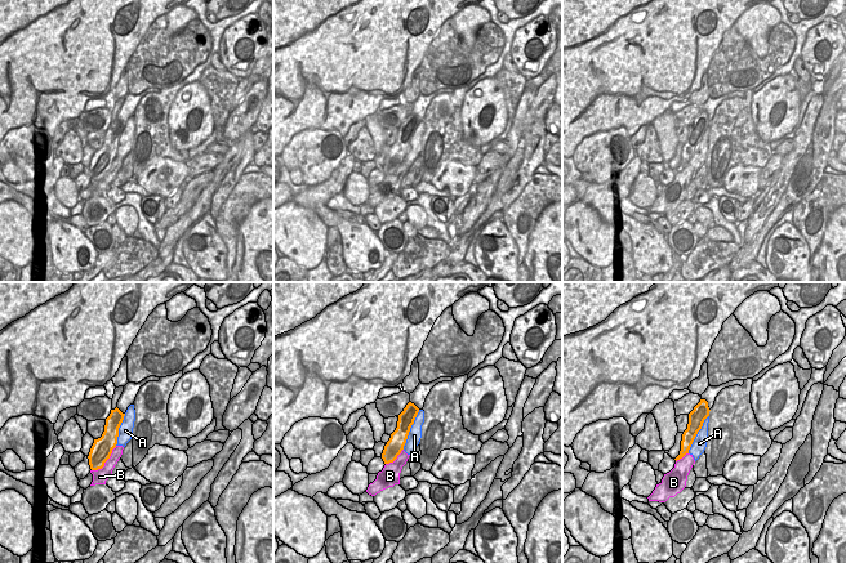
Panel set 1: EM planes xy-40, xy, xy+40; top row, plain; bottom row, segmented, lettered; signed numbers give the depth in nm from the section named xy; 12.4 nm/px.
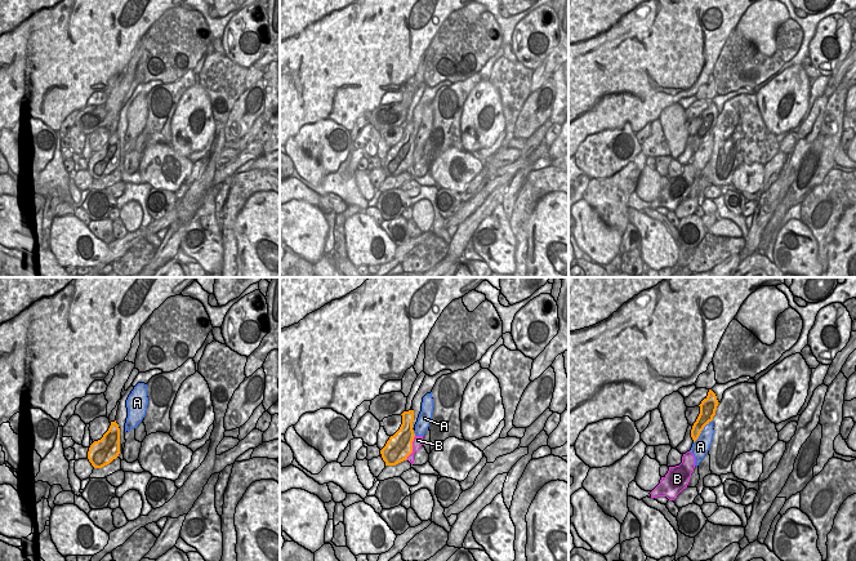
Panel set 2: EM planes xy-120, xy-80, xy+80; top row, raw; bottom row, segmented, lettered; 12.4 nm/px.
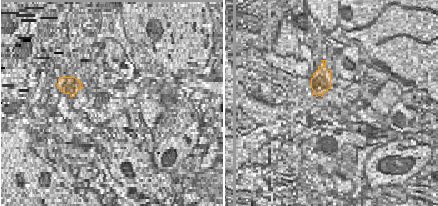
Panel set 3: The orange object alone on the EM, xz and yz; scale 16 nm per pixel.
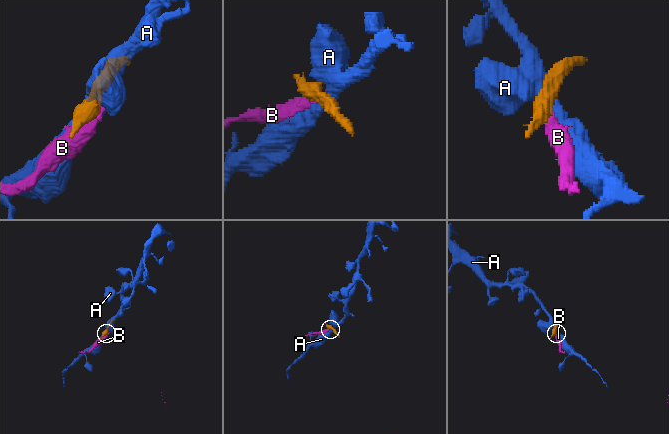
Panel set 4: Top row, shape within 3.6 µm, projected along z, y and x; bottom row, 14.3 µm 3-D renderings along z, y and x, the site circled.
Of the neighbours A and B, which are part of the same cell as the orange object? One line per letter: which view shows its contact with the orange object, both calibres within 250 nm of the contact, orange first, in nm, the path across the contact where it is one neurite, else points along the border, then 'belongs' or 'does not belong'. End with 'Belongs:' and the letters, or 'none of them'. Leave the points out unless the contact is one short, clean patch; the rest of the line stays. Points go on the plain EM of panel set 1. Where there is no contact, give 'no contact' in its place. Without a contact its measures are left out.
A: xy | 200/160 nm | does not belong
B: xy-40 | 260/190 nm | along xy-40 (116, 157), (105, 175), (92, 182) | does not belong
Belongs: none of them

